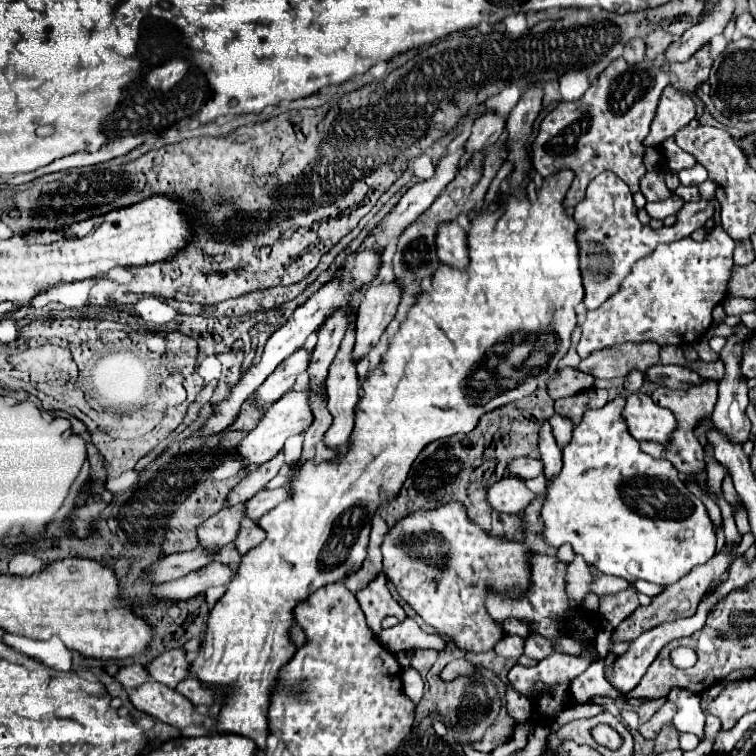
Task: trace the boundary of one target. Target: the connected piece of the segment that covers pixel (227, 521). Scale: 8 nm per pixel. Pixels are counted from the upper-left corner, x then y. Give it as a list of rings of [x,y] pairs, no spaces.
[[[245,502],[223,508],[215,516],[211,516],[205,524],[199,526],[199,540],[205,548],[223,548],[233,542],[239,534],[239,520],[245,518],[247,506]]]

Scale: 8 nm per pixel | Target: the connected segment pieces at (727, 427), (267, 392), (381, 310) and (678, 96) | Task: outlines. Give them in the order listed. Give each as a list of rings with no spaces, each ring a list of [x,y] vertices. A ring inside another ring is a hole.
[[[729,336],[727,338],[727,344],[725,348],[721,350],[721,360],[725,362],[725,376],[723,380],[719,382],[719,396],[717,396],[717,402],[715,402],[715,408],[713,408],[713,414],[711,414],[711,420],[715,424],[715,428],[727,436],[729,442],[735,442],[735,444],[743,444],[749,440],[749,434],[751,434],[751,420],[747,418],[745,414],[745,408],[749,404],[749,398],[747,398],[747,384],[743,382],[743,376],[739,372],[739,362],[741,362],[741,344],[743,340],[739,336]]]
[[[299,348],[295,350],[287,360],[283,360],[279,364],[279,368],[275,368],[275,372],[259,386],[257,390],[257,404],[269,404],[279,400],[285,392],[289,392],[297,380],[299,374],[303,374],[307,370],[307,364],[311,362],[311,352],[313,350],[305,350]]]
[[[395,282],[367,288],[365,302],[359,306],[355,320],[355,348],[351,352],[355,362],[377,346],[383,330],[397,312],[401,300],[399,292],[401,290]]]
[[[667,86],[659,100],[657,114],[651,122],[651,132],[643,140],[643,144],[657,148],[661,142],[675,136],[675,132],[687,126],[693,118],[695,118],[695,102],[685,92]]]

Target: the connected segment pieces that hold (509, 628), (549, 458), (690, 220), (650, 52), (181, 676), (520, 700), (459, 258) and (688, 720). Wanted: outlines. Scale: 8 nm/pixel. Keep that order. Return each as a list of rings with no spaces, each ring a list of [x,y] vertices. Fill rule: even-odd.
[[[505,620],[503,622],[503,630],[505,630],[505,634],[517,634],[521,638],[525,638],[527,634],[531,634],[527,622],[521,622],[521,620]]]
[[[545,424],[539,432],[539,450],[545,464],[545,480],[551,480],[551,476],[559,476],[559,468],[563,468],[563,454],[551,434],[551,426]]]
[[[601,172],[595,176],[587,186],[587,196],[579,206],[575,206],[573,220],[579,222],[577,232],[577,244],[579,244],[579,266],[583,276],[583,288],[585,298],[583,304],[593,310],[599,304],[603,304],[609,296],[613,296],[621,282],[631,272],[633,264],[653,252],[657,244],[671,244],[675,240],[683,240],[691,236],[697,228],[705,226],[709,218],[713,218],[715,208],[711,206],[710,200],[715,197],[715,183],[707,179],[699,185],[701,199],[699,202],[686,202],[677,213],[677,222],[671,228],[651,230],[645,224],[639,224],[637,210],[633,201],[633,194],[619,176],[613,172]]]
[[[655,30],[647,36],[647,58],[653,60],[659,54],[663,54],[667,50],[667,46],[673,42],[673,36],[665,30]]]
[[[183,648],[177,650],[167,650],[161,656],[157,656],[149,666],[149,674],[153,680],[167,684],[169,688],[175,688],[181,680],[185,680],[189,676],[189,666],[191,662],[185,656]]]
[[[507,686],[507,692],[505,692],[505,700],[507,700],[507,714],[517,722],[517,724],[523,724],[531,718],[531,702],[525,698],[525,696],[519,696],[519,692],[515,692],[511,686]]]
[[[457,222],[441,224],[437,232],[437,256],[443,264],[455,270],[467,270],[469,252],[467,252],[467,232]]]
[[[671,688],[667,694],[667,700],[671,700],[677,706],[677,714],[673,718],[673,724],[681,732],[691,732],[703,738],[703,726],[705,716],[699,708],[699,696],[693,692],[687,692],[685,688]]]

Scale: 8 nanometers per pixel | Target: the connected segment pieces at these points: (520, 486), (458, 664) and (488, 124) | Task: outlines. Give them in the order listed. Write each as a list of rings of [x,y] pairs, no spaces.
[[[507,476],[499,480],[489,488],[487,494],[487,500],[493,506],[493,510],[507,512],[507,514],[521,514],[537,498],[539,494],[531,492],[525,480],[519,480],[517,476]]]
[[[453,660],[453,662],[449,662],[445,668],[443,668],[443,672],[441,672],[441,678],[443,680],[455,680],[455,678],[459,678],[459,676],[475,676],[475,674],[479,674],[479,670],[473,666],[473,664],[469,664],[467,660]]]
[[[489,110],[481,118],[477,118],[473,122],[471,136],[469,136],[467,144],[465,144],[465,152],[467,152],[465,158],[471,158],[473,152],[479,152],[485,146],[495,144],[499,140],[499,136],[503,134],[503,130],[505,130],[505,122],[493,110]]]

